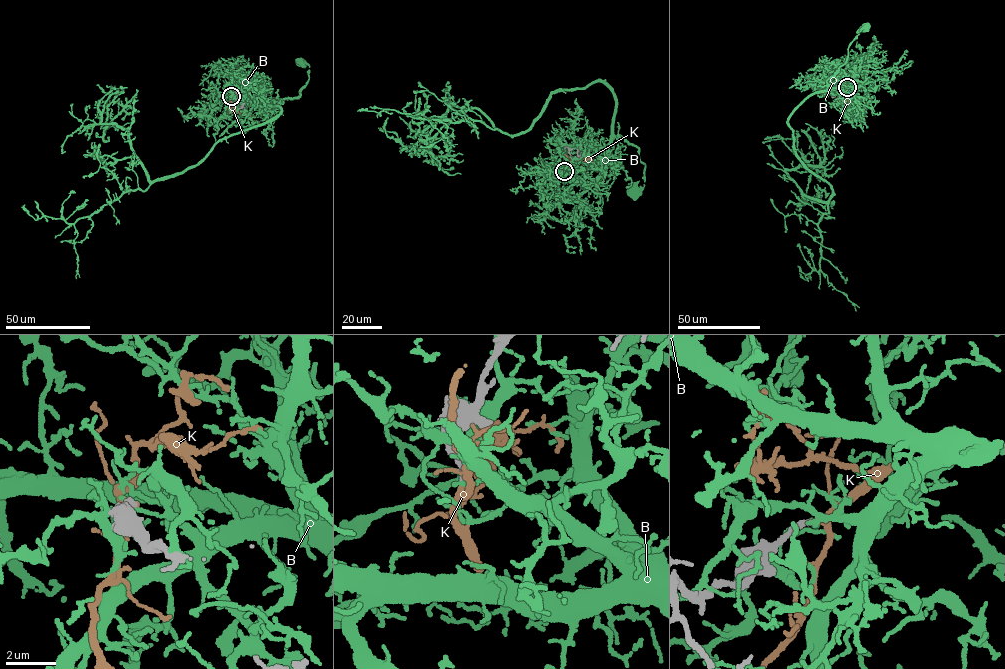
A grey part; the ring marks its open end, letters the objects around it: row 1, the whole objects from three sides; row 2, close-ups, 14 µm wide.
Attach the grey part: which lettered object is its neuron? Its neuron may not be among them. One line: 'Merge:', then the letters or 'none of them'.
Merge: K

